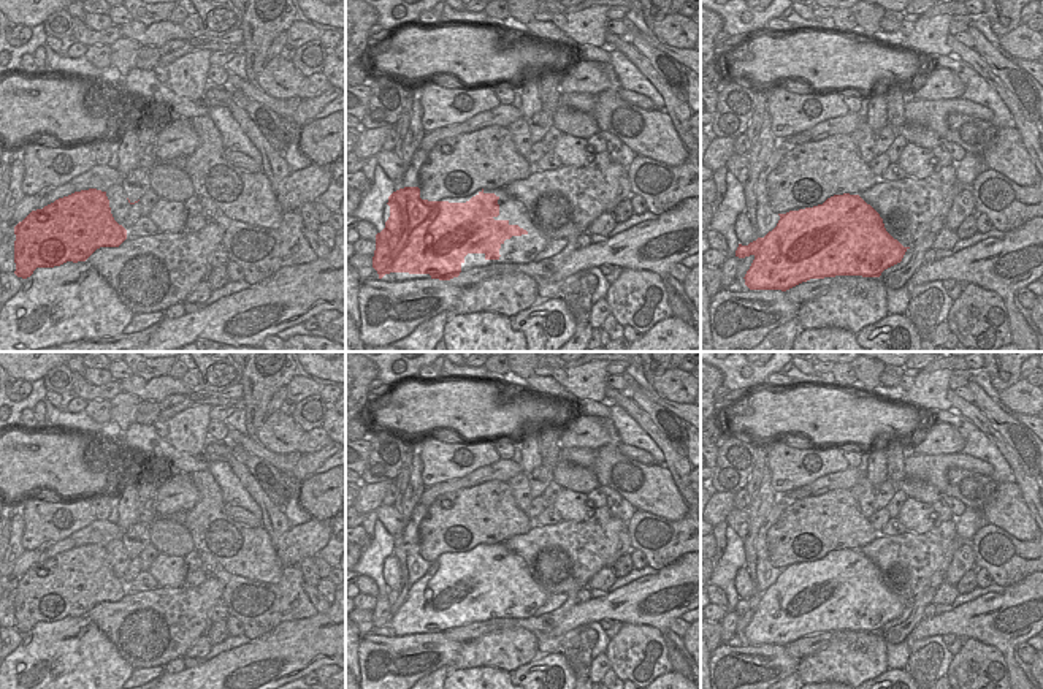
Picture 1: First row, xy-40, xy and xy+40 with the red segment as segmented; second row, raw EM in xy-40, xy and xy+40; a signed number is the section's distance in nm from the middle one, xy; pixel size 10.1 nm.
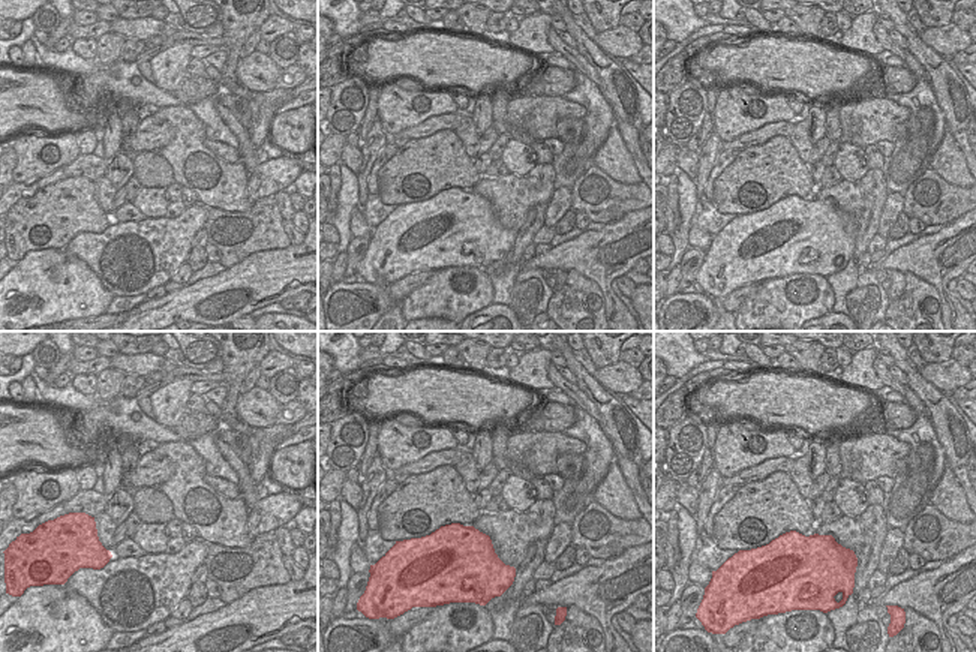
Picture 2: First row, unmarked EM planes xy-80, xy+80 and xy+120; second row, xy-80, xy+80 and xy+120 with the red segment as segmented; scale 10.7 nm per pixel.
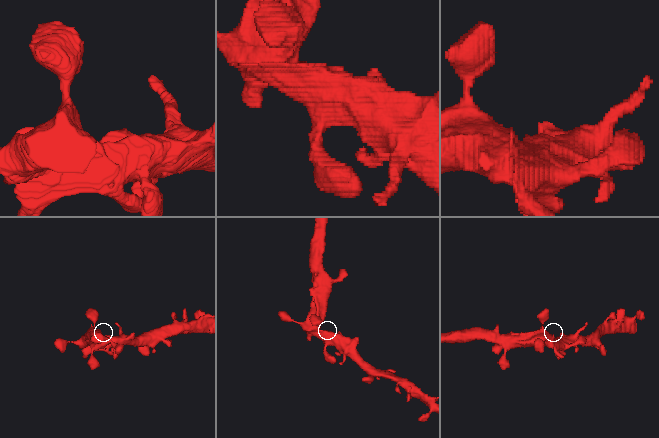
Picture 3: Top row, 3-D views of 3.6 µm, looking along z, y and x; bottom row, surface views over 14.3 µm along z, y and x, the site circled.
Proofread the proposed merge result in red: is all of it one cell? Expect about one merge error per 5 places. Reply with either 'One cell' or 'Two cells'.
Two cells.

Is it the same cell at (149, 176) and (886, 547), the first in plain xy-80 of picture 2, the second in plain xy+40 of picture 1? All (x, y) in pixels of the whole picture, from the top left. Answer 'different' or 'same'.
same

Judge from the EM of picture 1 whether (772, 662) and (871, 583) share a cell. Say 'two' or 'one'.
one

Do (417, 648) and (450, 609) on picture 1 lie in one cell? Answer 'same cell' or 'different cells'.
same cell

